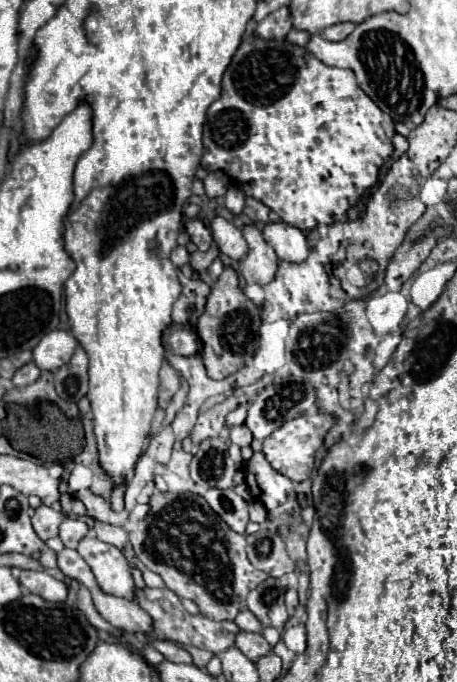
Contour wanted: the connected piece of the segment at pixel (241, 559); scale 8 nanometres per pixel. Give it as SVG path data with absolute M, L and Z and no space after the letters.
M154 492L148 504L150 512L128 534L134 554L164 580L166 588L196 602L200 614L212 620L234 620L248 592L268 578L246 558L244 534L234 534L208 502L192 492Z

